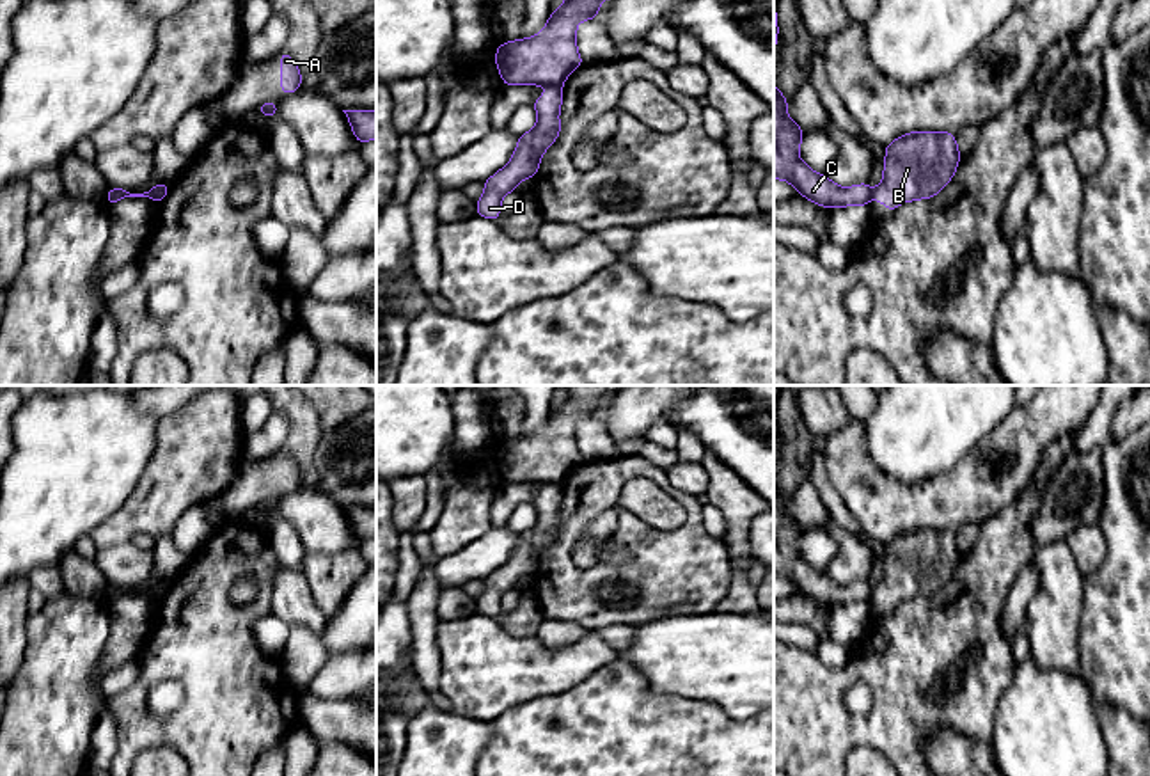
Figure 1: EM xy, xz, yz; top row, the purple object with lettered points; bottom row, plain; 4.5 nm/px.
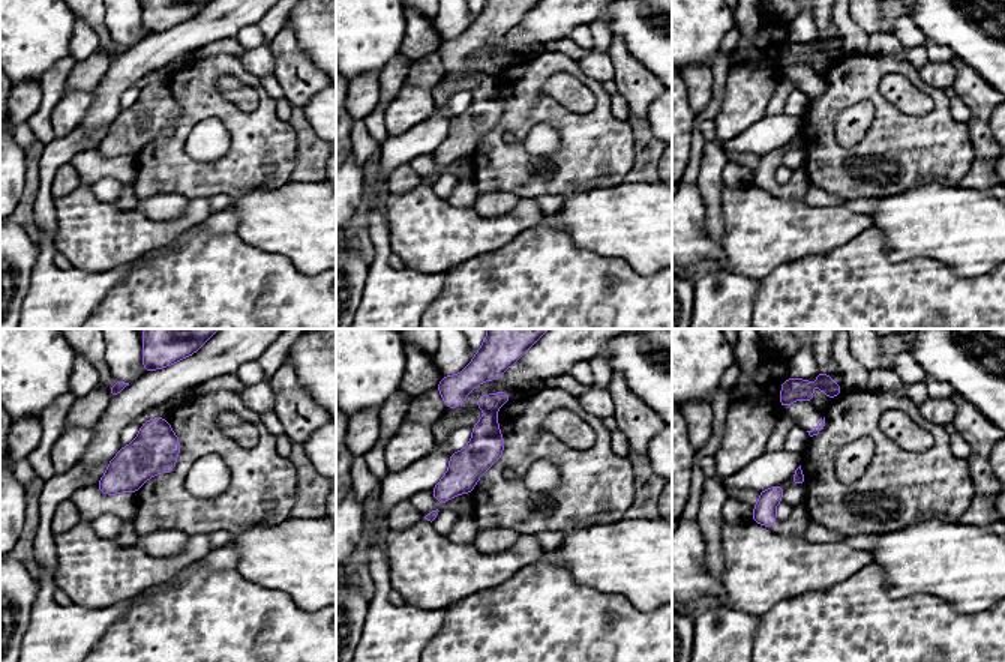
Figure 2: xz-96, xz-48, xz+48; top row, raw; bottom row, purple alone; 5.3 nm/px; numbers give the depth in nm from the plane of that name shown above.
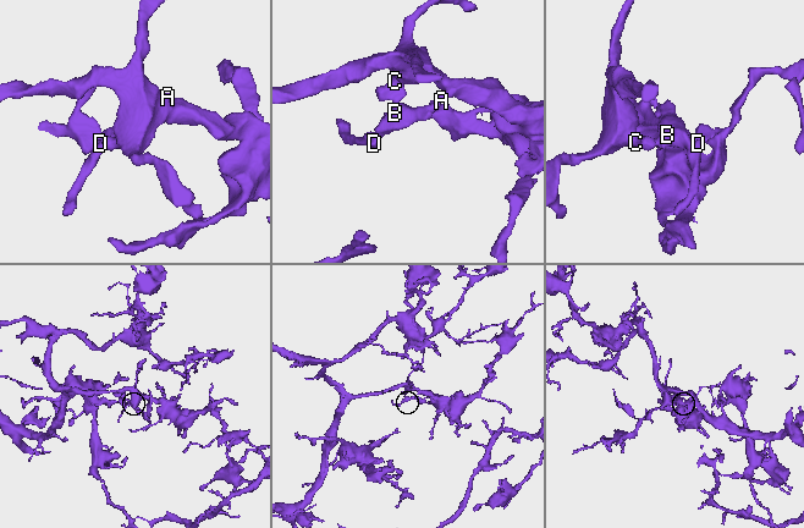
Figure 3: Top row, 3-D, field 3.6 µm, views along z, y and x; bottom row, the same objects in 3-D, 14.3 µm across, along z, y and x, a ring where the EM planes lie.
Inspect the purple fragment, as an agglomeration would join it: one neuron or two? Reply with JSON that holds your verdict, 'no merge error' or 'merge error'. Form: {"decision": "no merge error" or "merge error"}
{"decision": "merge error"}

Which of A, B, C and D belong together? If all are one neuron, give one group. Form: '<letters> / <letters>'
A C / B D

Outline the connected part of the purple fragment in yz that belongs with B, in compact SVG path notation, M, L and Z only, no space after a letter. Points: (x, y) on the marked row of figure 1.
M912 131L886 146L884 179L871 197L894 211L902 202L930 199L953 178L960 160L949 131Z

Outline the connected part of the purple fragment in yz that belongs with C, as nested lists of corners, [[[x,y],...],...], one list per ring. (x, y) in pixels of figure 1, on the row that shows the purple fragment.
[[[774,83],[774,179],[786,179],[804,199],[823,208],[868,206],[868,183],[838,186],[825,174],[811,170],[800,158],[802,128],[788,117],[788,98]]]

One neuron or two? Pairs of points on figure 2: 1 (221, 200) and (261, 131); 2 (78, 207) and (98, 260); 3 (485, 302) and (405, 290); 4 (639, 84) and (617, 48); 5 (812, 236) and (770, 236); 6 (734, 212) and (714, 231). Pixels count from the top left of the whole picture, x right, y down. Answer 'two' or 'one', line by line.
1: two
2: one
3: two
4: one
5: one
6: two

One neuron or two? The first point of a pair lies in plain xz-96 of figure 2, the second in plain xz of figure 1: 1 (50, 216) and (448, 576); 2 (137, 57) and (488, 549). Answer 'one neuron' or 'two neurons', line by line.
1: one neuron
2: two neurons

